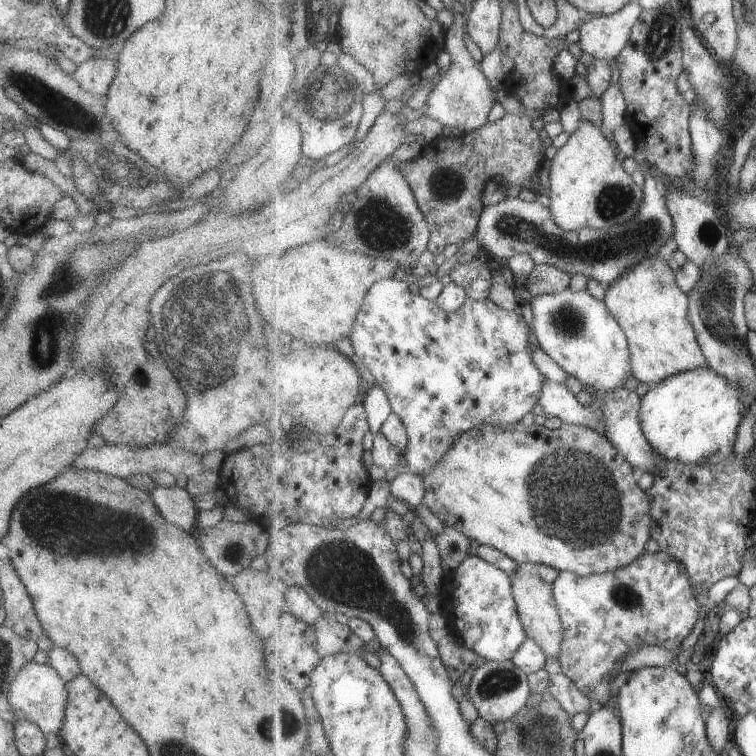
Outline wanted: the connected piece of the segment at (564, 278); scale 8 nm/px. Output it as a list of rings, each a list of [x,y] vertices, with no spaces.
[[[543,263],[535,267],[523,285],[534,298],[542,294],[563,292],[569,284],[571,284],[570,272]]]

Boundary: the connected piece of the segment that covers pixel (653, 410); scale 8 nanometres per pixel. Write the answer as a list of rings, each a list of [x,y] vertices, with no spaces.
[[[713,367],[678,372],[655,386],[642,398],[642,429],[654,450],[682,463],[717,464],[735,448],[737,428],[748,412],[744,386]]]

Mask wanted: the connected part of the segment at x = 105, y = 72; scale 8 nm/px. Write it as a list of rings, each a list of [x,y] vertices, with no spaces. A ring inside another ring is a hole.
[[[94,55],[85,62],[76,64],[70,75],[84,91],[104,97],[115,73],[116,60]]]

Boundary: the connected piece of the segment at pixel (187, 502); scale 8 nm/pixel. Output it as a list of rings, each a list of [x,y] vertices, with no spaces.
[[[160,485],[147,493],[159,514],[173,526],[190,533],[198,513],[190,494],[175,485],[163,488]]]

